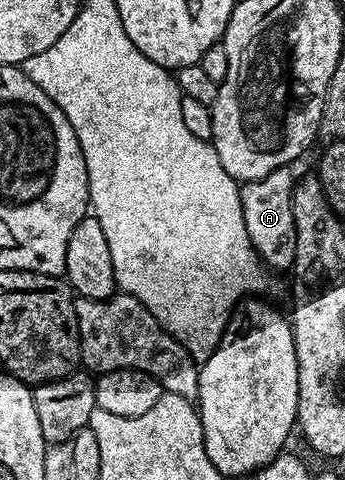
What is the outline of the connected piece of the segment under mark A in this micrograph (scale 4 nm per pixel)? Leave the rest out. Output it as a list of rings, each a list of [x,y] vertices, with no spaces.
[[[291,166],[279,167],[274,169],[274,173],[266,173],[266,177],[258,177],[240,183],[242,217],[246,221],[246,233],[250,233],[252,247],[260,254],[260,260],[273,272],[287,272],[296,256],[292,194],[297,180],[294,175],[292,179],[292,170]]]

